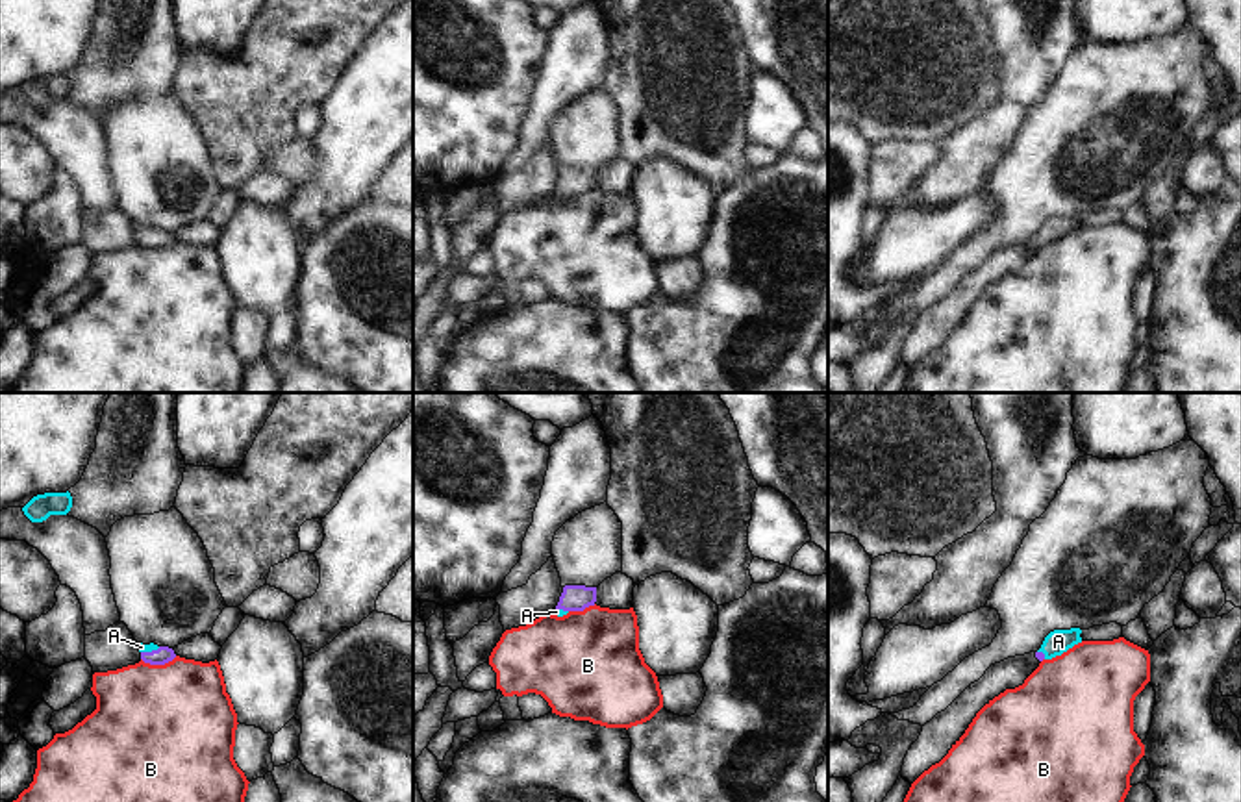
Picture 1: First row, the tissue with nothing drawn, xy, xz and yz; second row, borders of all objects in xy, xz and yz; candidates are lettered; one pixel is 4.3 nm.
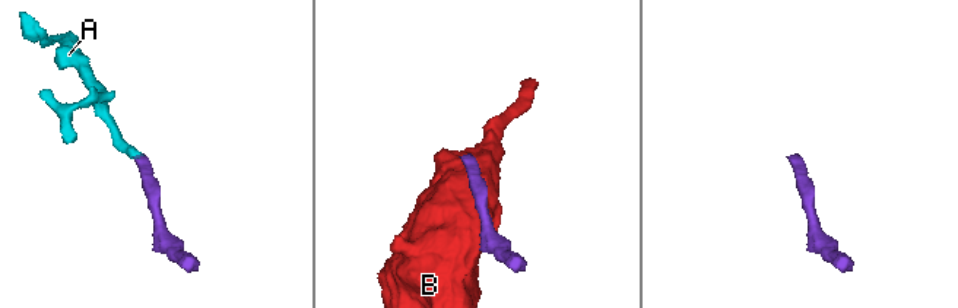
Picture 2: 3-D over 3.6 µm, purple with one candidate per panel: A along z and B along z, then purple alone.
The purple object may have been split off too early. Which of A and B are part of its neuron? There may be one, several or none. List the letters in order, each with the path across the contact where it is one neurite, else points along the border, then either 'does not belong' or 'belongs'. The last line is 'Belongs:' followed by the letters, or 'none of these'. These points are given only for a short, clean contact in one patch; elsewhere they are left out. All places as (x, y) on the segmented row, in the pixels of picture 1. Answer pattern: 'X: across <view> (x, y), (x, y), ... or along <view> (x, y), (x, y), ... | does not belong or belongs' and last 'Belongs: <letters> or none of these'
A: across xy (163, 654), (152, 651), (141, 647) | belongs
B: does not belong
Belongs: A

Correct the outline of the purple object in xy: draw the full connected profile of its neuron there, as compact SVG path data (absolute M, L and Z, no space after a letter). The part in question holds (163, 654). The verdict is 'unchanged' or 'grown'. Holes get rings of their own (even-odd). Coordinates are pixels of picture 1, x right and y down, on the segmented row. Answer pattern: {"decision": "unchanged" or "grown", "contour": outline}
{"decision": "grown", "contour": "M137 643L137 648L141 652L141 659L150 665L165 665L176 658L172 648L157 646L154 643L150 645Z"}

